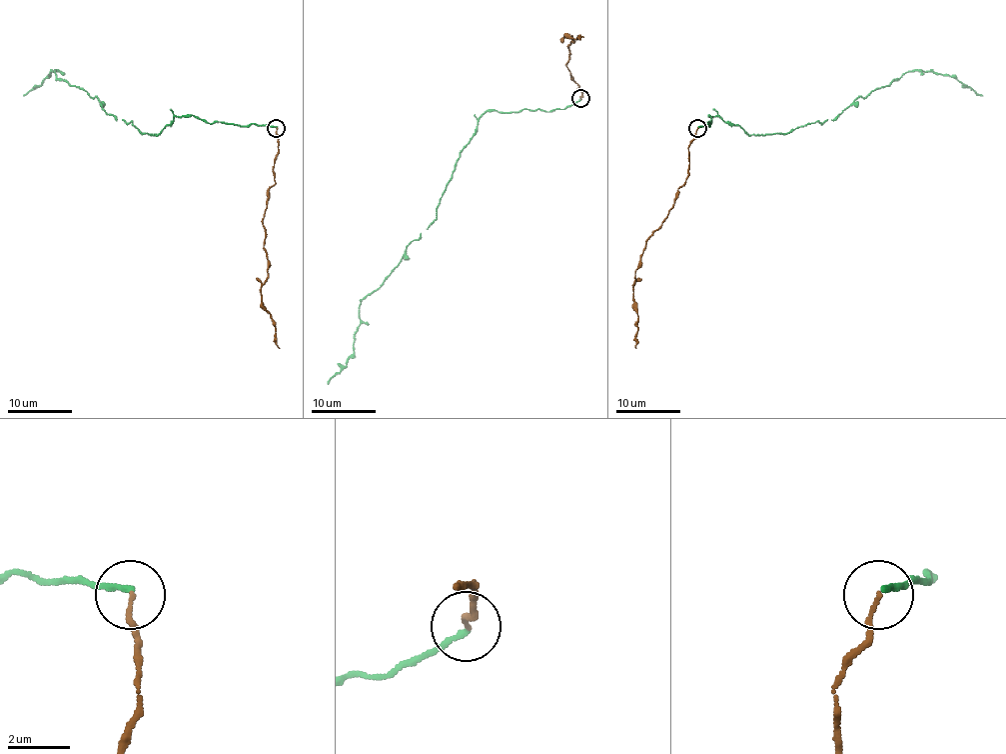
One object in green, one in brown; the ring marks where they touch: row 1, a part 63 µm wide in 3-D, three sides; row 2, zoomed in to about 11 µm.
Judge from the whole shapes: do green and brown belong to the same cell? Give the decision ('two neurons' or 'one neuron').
two neurons

